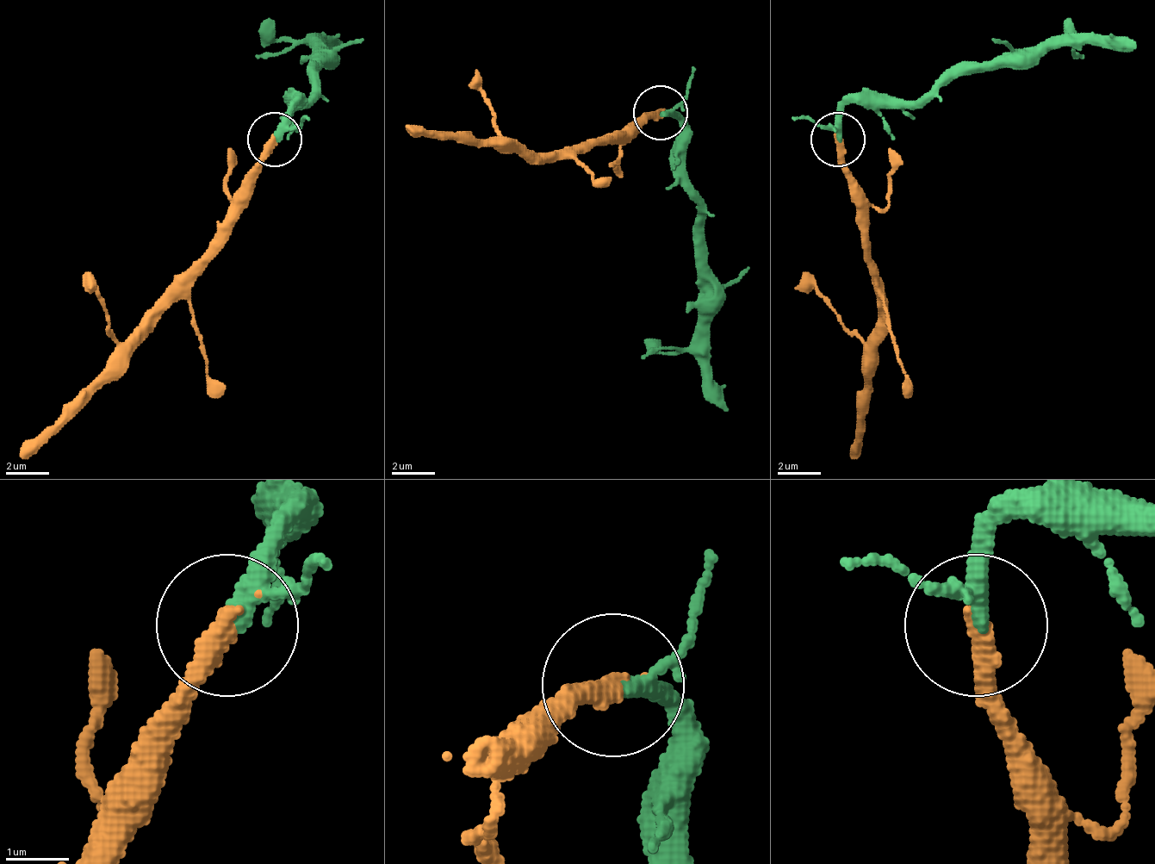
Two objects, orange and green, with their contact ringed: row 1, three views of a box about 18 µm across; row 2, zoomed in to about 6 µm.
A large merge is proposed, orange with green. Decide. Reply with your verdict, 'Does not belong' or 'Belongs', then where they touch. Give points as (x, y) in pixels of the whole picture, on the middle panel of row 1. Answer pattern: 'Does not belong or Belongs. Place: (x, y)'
Belongs. Place: (660, 112)

